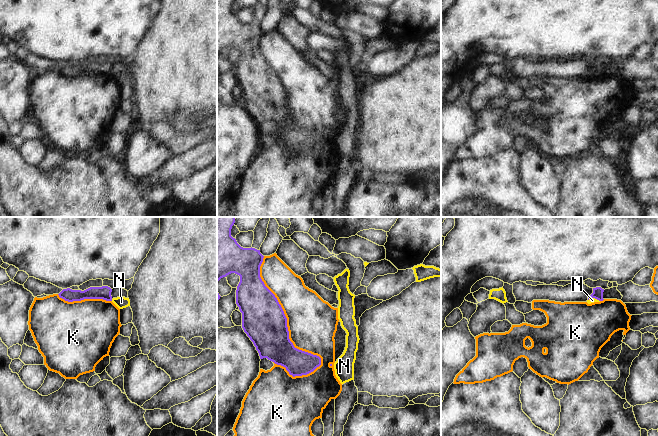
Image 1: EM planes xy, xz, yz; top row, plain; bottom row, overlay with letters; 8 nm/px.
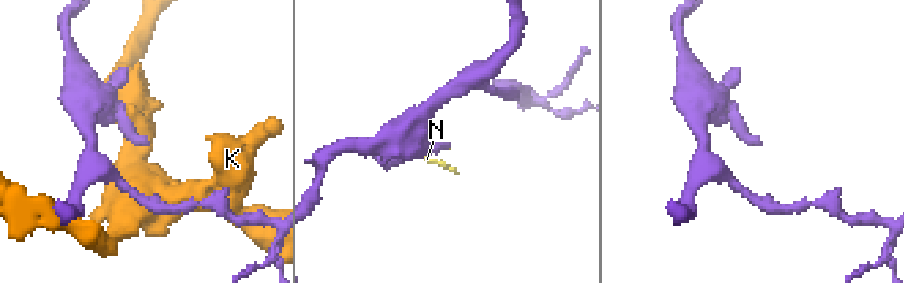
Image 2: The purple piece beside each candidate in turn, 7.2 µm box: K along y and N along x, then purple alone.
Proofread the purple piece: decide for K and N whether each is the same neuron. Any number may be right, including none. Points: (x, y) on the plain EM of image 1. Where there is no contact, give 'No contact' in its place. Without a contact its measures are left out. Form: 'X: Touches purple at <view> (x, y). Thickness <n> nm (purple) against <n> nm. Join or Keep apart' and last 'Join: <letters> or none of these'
K: Touches purple at xz (286, 100). Thickness 360 nm (purple) against 400 nm. Keep apart
N: Touches purple at yz (594, 73). Thickness 80 nm (purple) against 50 nm. Keep apart
Join: none of these

